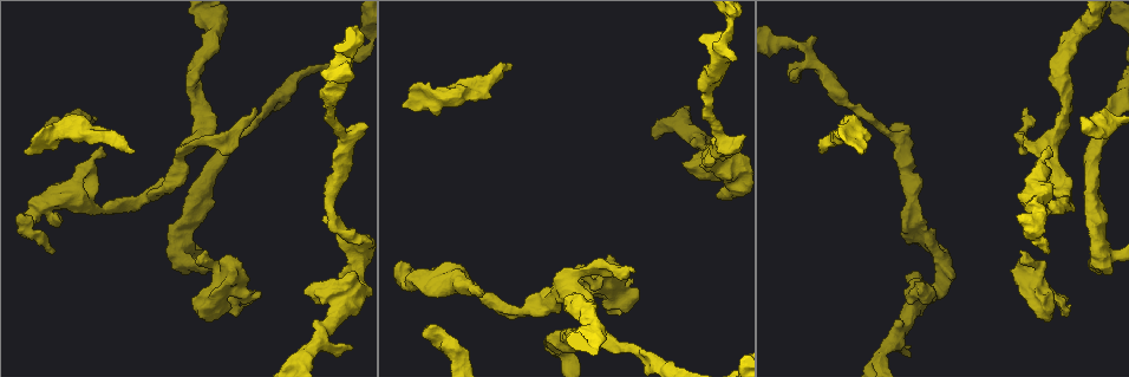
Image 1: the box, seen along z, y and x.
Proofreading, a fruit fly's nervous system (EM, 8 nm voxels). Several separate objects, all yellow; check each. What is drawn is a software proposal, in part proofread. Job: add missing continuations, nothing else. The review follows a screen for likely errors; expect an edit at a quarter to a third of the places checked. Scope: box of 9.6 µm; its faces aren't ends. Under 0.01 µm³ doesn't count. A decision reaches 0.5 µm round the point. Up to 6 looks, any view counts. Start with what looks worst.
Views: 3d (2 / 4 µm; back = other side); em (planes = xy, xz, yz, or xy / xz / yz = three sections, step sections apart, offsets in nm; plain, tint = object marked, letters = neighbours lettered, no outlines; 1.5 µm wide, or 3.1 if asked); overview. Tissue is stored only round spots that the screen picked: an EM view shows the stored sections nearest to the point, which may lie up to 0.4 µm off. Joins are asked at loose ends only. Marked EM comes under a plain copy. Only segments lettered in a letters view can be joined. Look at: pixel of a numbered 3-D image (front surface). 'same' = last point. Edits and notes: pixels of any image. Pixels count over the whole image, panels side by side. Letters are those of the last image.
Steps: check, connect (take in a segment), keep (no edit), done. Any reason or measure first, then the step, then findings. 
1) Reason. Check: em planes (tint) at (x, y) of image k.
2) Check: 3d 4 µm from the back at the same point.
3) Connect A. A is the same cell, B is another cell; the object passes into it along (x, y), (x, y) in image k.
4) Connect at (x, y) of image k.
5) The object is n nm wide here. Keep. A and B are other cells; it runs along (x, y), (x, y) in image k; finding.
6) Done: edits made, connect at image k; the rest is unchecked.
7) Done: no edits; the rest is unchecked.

Free end. Check: 3d 4 µm at (862, 149) of image 1.

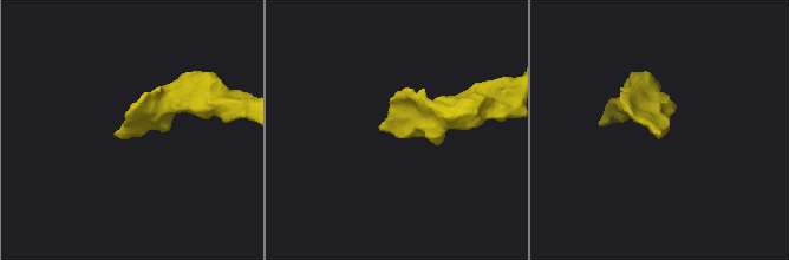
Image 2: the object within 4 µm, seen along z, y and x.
Check: em xz step 4 (letters) at (117, 136) of image 2.

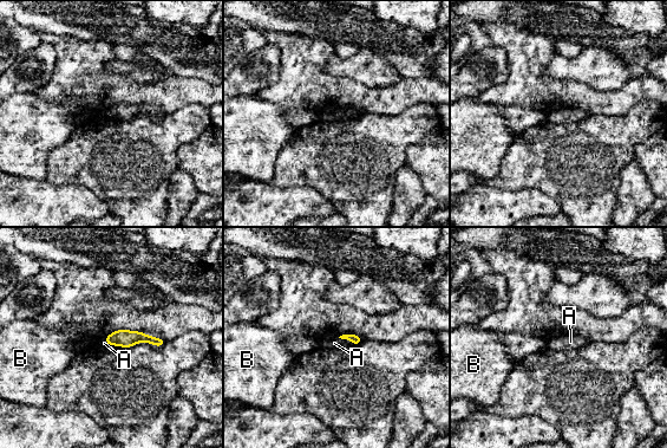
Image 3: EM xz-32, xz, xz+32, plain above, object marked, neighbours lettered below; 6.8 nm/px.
Check: em planes (letters) at the same point.

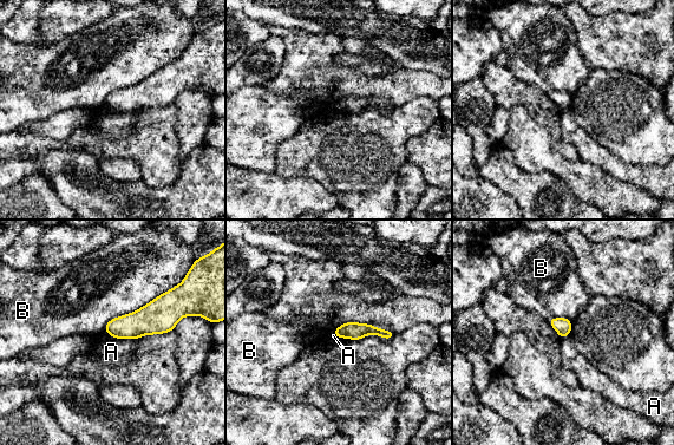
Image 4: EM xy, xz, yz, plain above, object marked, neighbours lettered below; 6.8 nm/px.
Keep. A and B are other cells; it runs along (338, 332), (378, 331), (390, 334) in image 4; none of them fits.

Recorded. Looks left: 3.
An open end. Check: 3d 2 µm at (248, 280) of image 1.

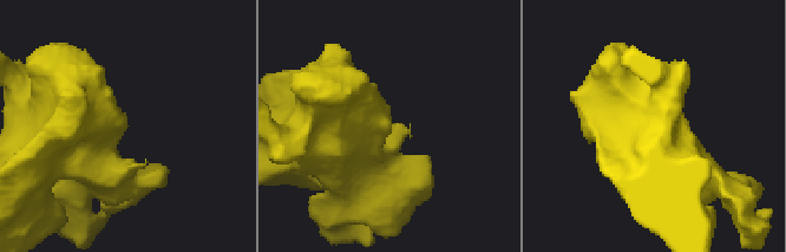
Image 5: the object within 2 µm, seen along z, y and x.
Now the EM. Check: em yz step 8 (letters) at (387, 136) of image 5.

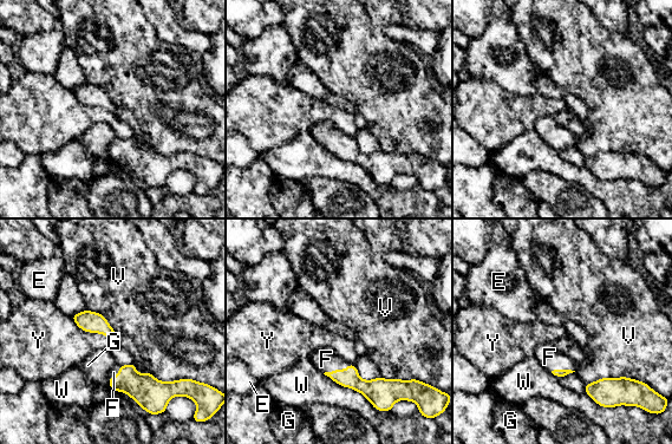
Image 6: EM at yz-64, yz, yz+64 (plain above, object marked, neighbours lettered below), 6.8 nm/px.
Another direction. Check: em planes (letters) at the same point.

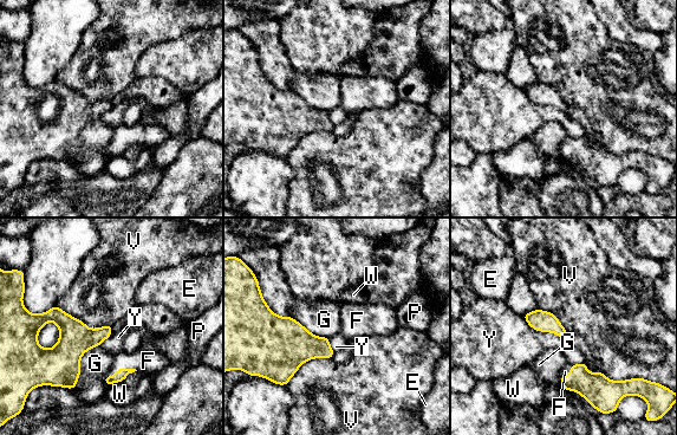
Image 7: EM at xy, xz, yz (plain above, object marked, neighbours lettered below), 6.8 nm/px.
Connect F. F is the same cell, E, G, P, V, W and Y are other cells; it goes on there.

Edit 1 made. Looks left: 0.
Done: edits made, connect at image 7; the rest is unchecked.

